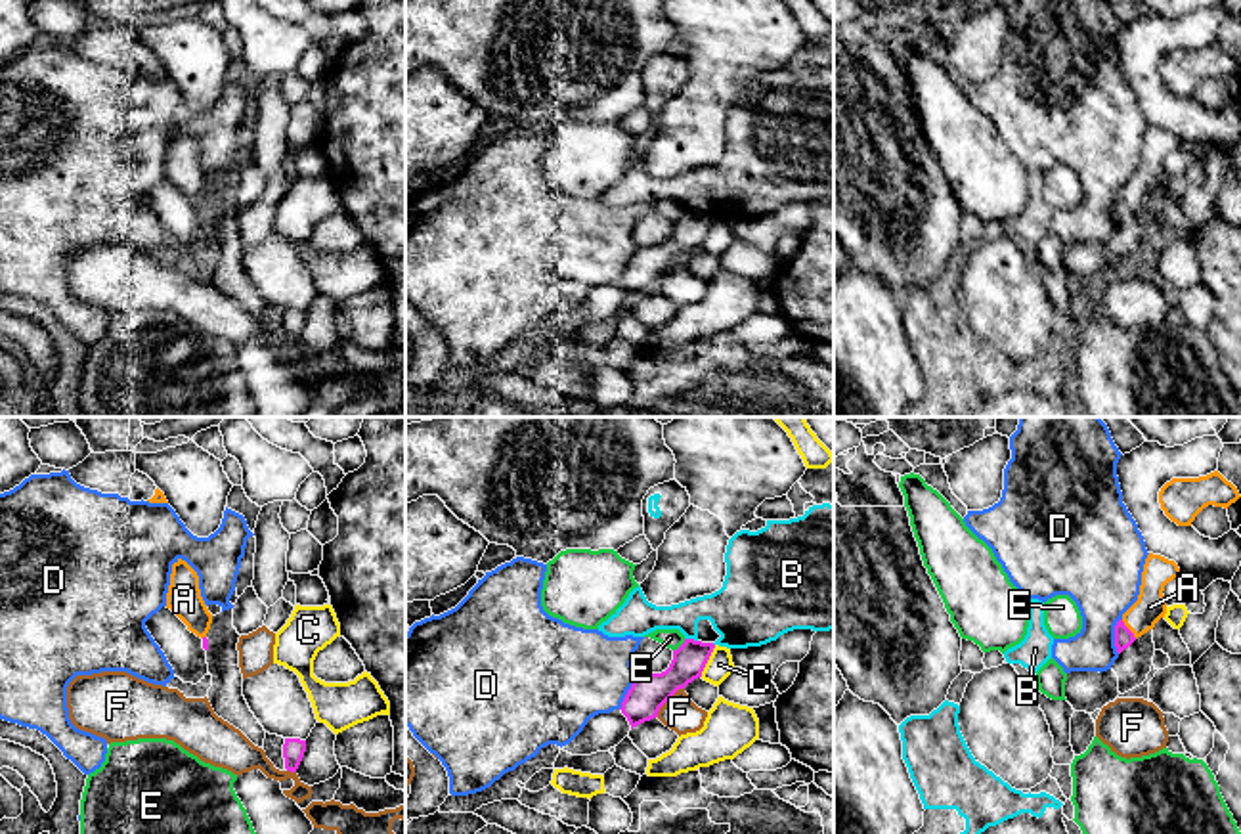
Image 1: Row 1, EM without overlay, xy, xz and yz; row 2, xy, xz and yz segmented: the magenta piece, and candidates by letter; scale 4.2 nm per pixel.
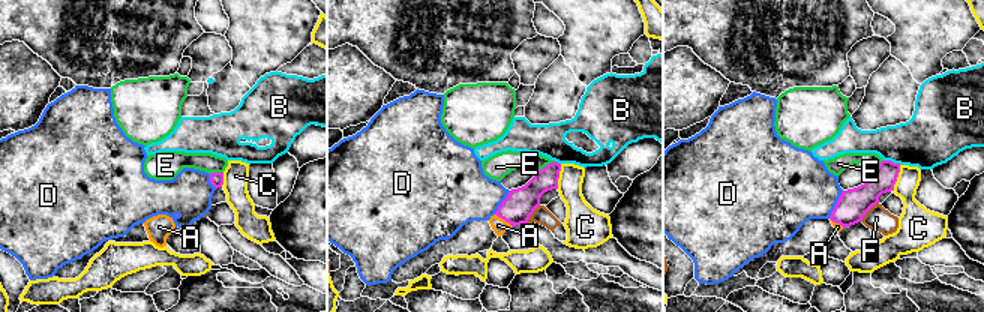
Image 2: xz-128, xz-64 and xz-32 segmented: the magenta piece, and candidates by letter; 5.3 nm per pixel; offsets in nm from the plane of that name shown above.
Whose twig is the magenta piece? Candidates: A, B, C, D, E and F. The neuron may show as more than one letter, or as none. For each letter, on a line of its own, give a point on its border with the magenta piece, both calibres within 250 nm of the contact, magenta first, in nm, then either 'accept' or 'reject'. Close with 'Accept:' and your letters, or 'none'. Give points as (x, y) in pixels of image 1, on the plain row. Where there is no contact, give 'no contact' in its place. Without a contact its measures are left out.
A: yz (1129, 201) | 80/130 nm | accept
B: xz (691, 211) | 140/280 nm | reject
C: xz (708, 230) | 140/110 nm | reject
D: yz (1115, 207) | 80/320 nm | reject
E: xz (681, 217) | 160/80 nm | reject
F: xz (668, 270) | 160/150 nm | reject
Accept: A

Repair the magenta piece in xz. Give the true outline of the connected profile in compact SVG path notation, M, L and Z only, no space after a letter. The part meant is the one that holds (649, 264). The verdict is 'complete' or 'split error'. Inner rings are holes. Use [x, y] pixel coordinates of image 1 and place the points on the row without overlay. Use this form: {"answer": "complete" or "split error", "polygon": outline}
{"answer": "complete", "polygon": "M685 210L685 214L673 222L673 231L665 243L635 249L620 279L631 300L658 289L660 279L679 260L702 249L713 220L713 214Z"}

